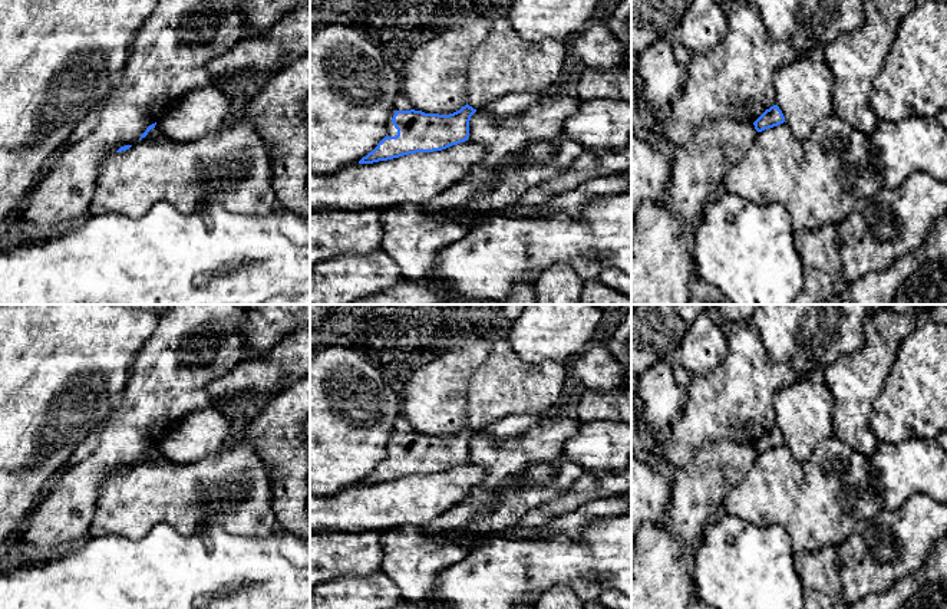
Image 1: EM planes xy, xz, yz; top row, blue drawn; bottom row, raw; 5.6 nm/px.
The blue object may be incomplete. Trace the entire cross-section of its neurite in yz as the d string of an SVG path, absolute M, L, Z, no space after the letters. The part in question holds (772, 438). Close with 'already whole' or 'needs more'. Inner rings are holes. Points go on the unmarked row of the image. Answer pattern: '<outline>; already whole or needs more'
M778 427L771 428L769 431L766 431L755 444L755 451L758 454L762 454L765 451L778 448L781 445L785 444L785 438L782 435L782 432L779 431Z; already whole

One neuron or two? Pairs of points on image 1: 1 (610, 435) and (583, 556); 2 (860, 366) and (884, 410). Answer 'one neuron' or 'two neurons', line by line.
1: two neurons
2: two neurons

